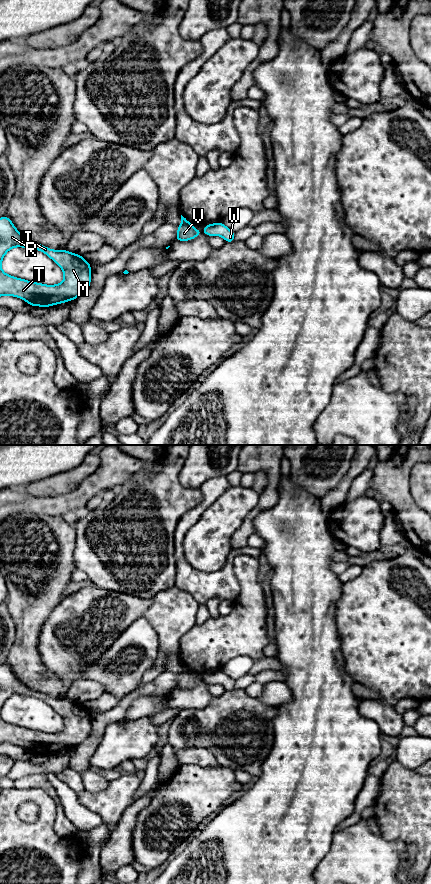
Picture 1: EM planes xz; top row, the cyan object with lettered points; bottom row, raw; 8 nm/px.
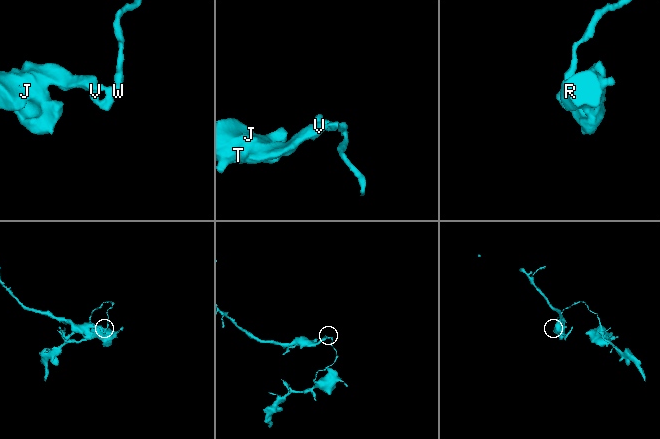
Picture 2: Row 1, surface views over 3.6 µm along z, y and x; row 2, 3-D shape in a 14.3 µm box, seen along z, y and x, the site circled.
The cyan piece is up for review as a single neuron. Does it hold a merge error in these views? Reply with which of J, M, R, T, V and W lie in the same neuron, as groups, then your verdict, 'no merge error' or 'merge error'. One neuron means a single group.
J M R T V / W | merge error

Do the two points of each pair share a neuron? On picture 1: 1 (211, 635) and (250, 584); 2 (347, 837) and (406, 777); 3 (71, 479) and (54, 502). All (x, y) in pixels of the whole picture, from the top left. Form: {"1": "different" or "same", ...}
{"1": "same", "2": "different", "3": "different"}

